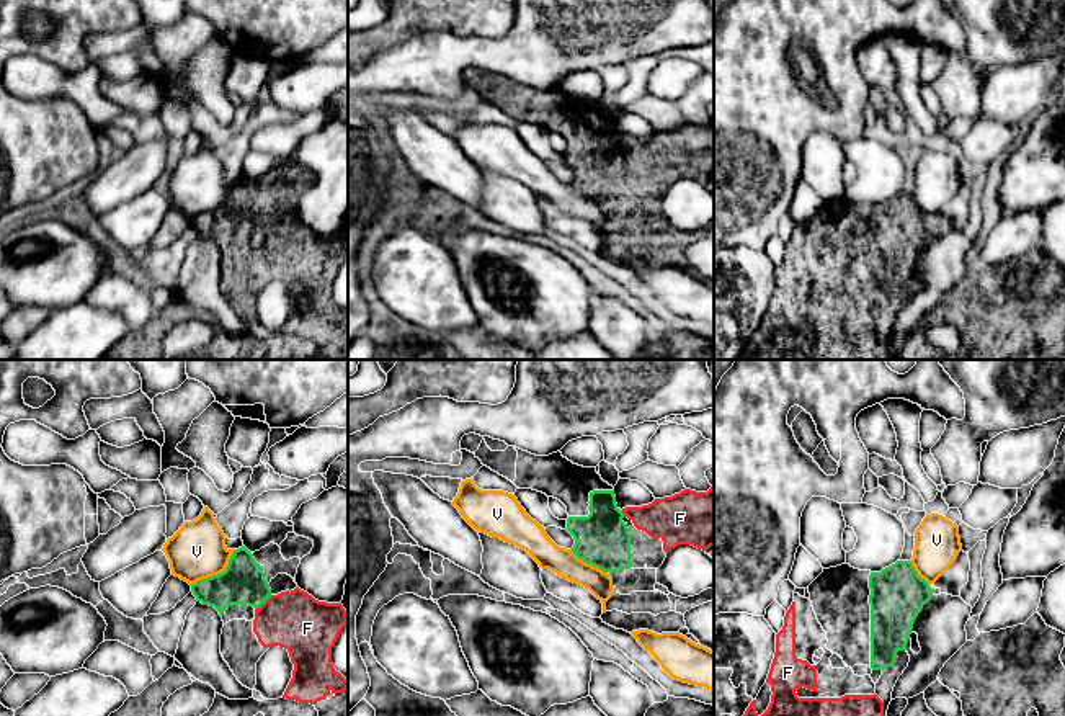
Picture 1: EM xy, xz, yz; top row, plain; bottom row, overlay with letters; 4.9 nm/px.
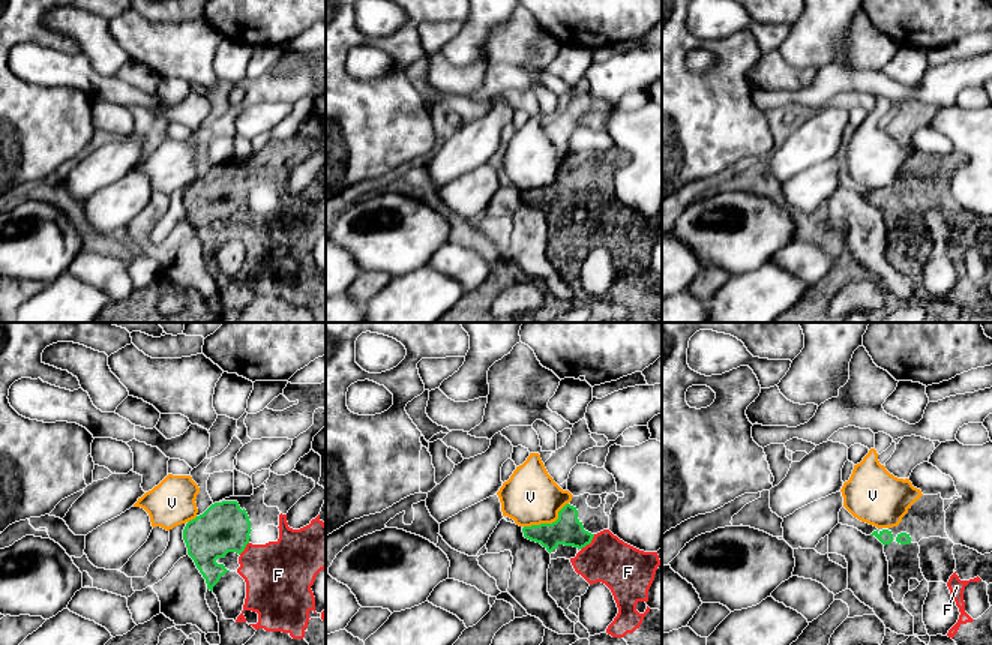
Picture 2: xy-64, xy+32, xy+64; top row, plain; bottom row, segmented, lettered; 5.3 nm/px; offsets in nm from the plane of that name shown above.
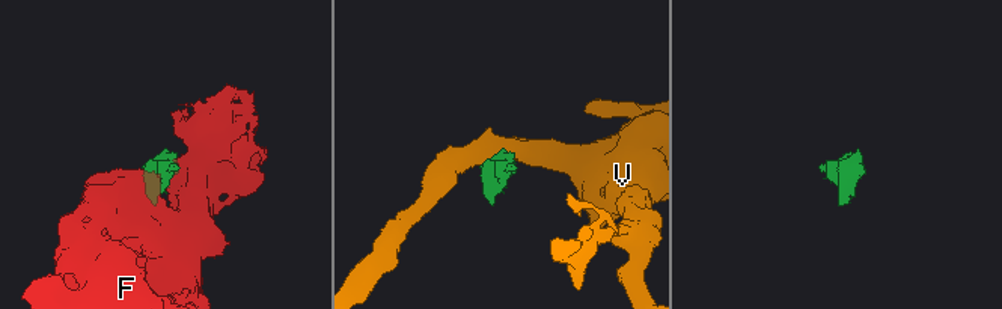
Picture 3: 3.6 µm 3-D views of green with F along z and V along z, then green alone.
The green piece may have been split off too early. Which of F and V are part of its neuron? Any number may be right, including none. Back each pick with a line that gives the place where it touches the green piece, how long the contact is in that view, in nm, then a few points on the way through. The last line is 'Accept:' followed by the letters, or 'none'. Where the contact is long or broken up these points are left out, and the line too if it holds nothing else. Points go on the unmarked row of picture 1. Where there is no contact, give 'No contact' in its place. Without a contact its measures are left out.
F: Touches green at xy (263, 236). Shared border 120 nm. Path across: xy (242, 216), (263, 236), (281, 254), (294, 254)
Accept: F

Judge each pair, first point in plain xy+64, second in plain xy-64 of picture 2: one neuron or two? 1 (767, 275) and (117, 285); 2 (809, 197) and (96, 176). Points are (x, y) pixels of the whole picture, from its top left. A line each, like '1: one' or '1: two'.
1: two
2: two

